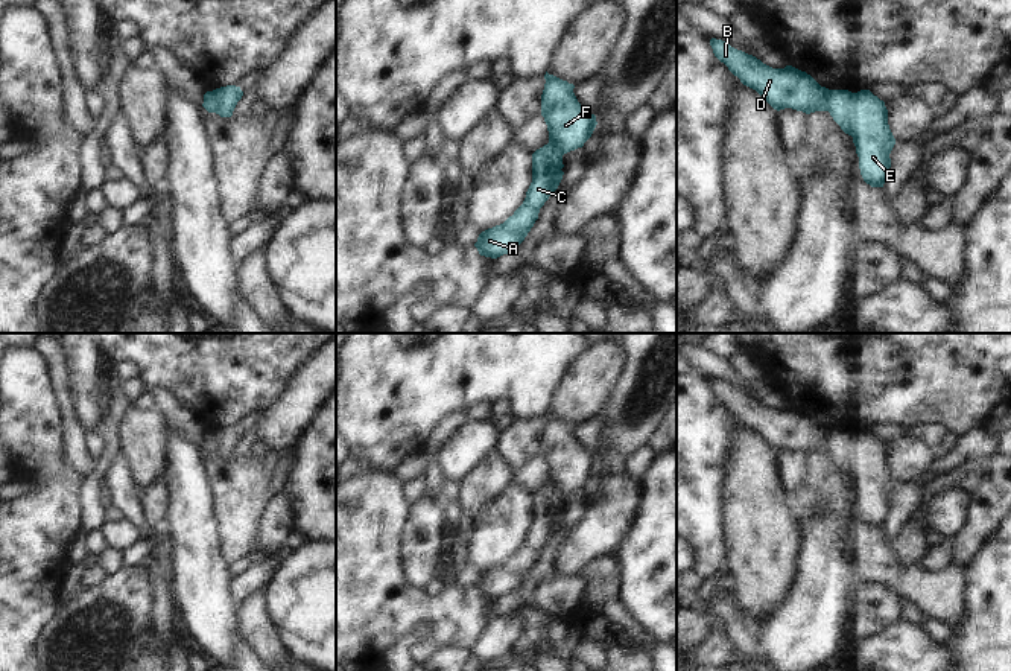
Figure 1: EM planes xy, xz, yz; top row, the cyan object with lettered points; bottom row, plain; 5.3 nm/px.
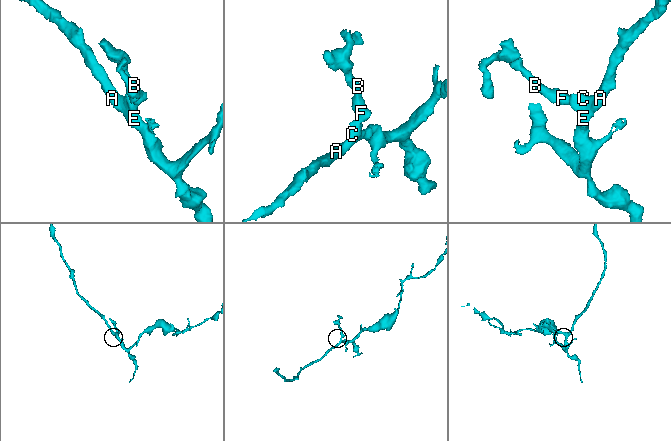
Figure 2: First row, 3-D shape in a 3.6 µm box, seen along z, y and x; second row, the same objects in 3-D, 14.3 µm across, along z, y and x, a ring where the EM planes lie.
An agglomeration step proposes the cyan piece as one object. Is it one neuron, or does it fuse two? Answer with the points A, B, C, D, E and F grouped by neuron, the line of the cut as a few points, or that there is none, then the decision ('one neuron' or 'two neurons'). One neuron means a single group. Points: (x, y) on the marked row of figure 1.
A C E / B D F | xy (212, 92), (218, 113) | two neurons

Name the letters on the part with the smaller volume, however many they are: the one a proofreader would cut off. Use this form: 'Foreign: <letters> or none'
Foreign: B, D, F

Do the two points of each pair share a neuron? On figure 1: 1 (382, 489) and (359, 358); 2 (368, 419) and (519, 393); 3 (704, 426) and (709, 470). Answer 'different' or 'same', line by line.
1: different
2: same
3: same

